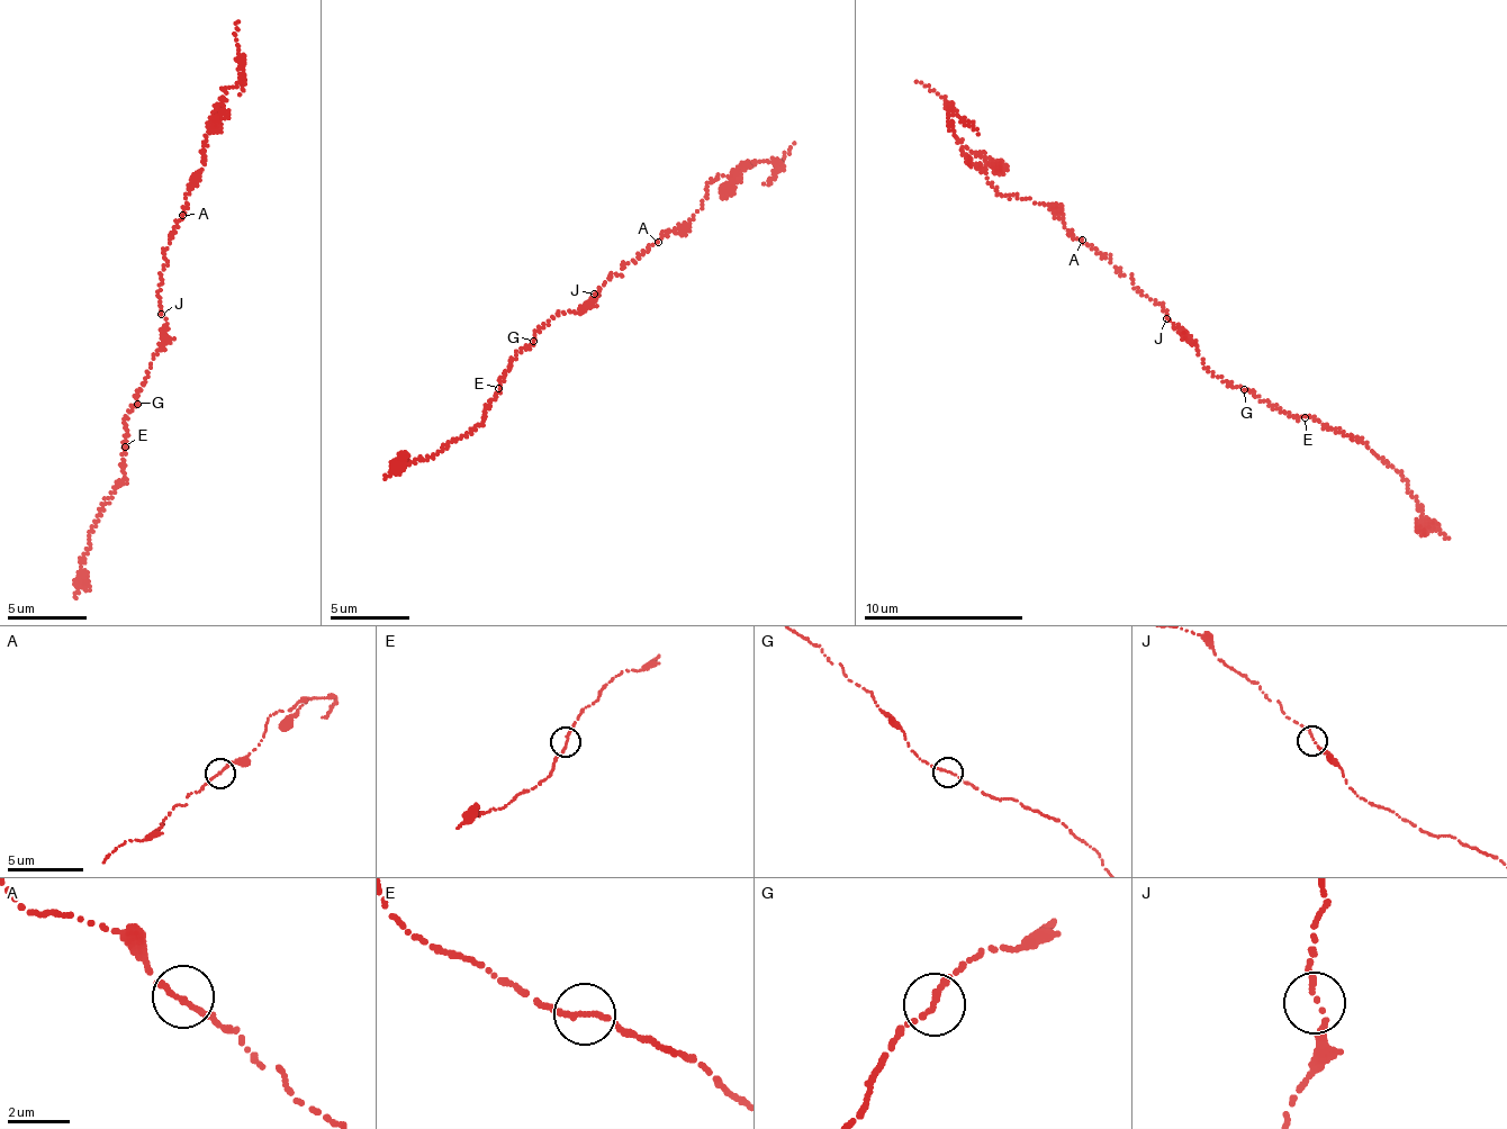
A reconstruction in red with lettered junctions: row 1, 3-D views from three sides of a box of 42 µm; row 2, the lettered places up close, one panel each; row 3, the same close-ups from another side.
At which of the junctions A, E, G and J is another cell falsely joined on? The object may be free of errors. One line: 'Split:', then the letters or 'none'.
Split: none

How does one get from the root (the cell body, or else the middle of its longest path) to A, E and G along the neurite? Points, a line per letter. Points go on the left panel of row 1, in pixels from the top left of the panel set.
A: (161, 314), (158, 296), (168, 261), (164, 254), (182, 215)
E: (161, 314), (168, 324), (165, 339), (135, 397), (137, 404), (127, 417), (123, 442), (126, 446)
G: (161, 314), (168, 324), (165, 339), (135, 397), (137, 404)

